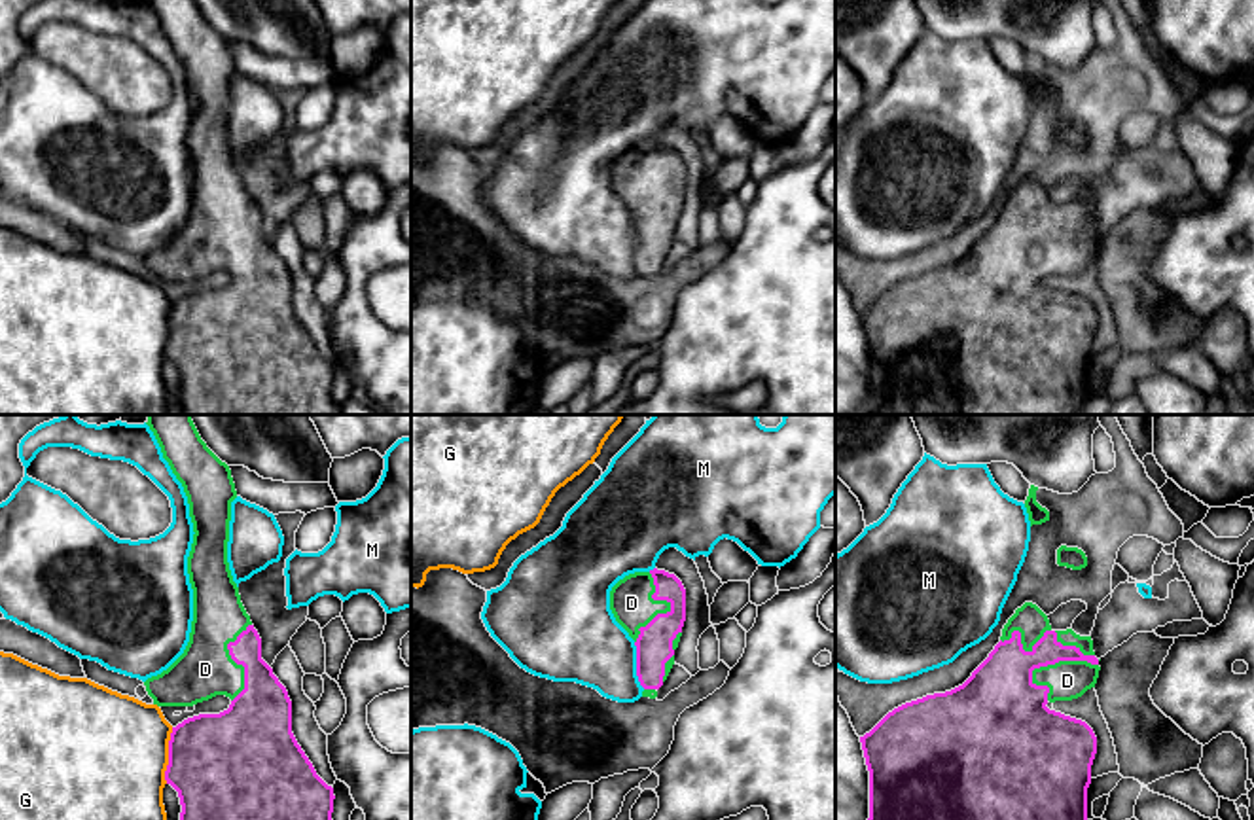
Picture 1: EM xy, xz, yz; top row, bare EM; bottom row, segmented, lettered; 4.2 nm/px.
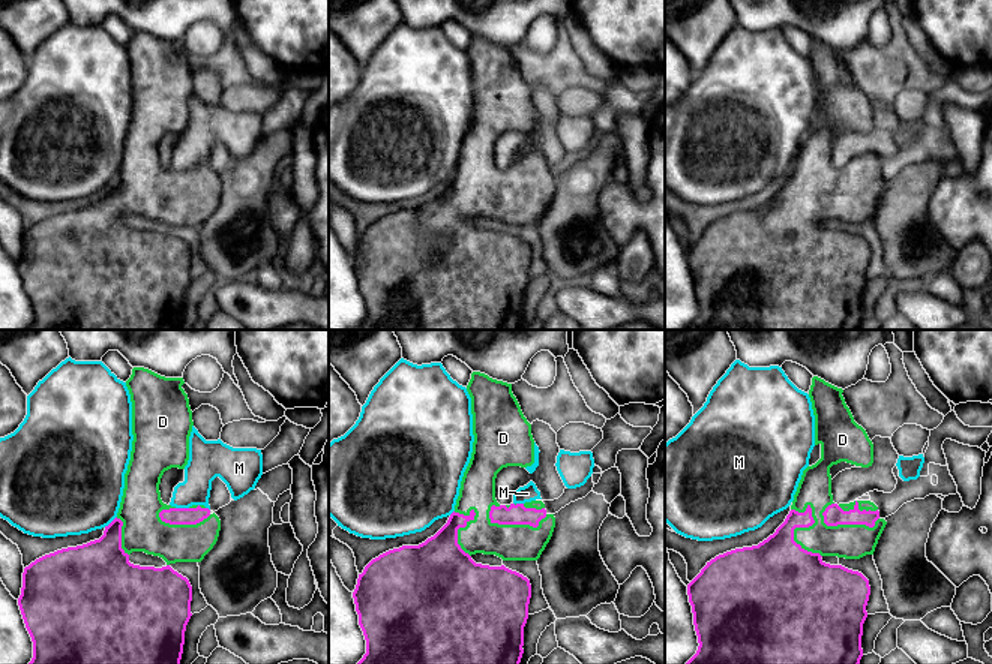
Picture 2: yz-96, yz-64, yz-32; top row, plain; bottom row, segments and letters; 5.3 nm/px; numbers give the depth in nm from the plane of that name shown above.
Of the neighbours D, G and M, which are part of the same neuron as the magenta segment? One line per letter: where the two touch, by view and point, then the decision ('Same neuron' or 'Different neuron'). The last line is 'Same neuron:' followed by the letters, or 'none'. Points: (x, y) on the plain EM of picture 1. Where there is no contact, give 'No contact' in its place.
D: Touches magenta at yz (1059, 235). Same neuron
G: Touches magenta at xy (169, 332). Different neuron
M: Touches magenta at xz (637, 241). Different neuron
Same neuron: D

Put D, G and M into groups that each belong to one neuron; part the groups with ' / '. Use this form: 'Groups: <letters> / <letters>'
Groups: D / G / M

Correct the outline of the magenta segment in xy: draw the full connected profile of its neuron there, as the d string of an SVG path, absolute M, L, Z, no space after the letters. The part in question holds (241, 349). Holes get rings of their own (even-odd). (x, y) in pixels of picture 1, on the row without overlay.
M148 0L163 34L182 59L193 98L188 150L193 165L193 197L184 229L161 250L144 258L157 282L193 282L216 271L231 275L220 290L199 290L172 303L165 356L180 373L182 415L343 415L333 400L333 364L314 347L292 309L292 276L261 235L261 214L246 189L227 138L231 78L237 74L231 45L201 15L195 0Z

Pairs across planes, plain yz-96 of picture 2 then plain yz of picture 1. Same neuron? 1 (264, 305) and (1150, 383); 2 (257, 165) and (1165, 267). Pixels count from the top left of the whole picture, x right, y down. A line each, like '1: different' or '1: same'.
1: same
2: different

